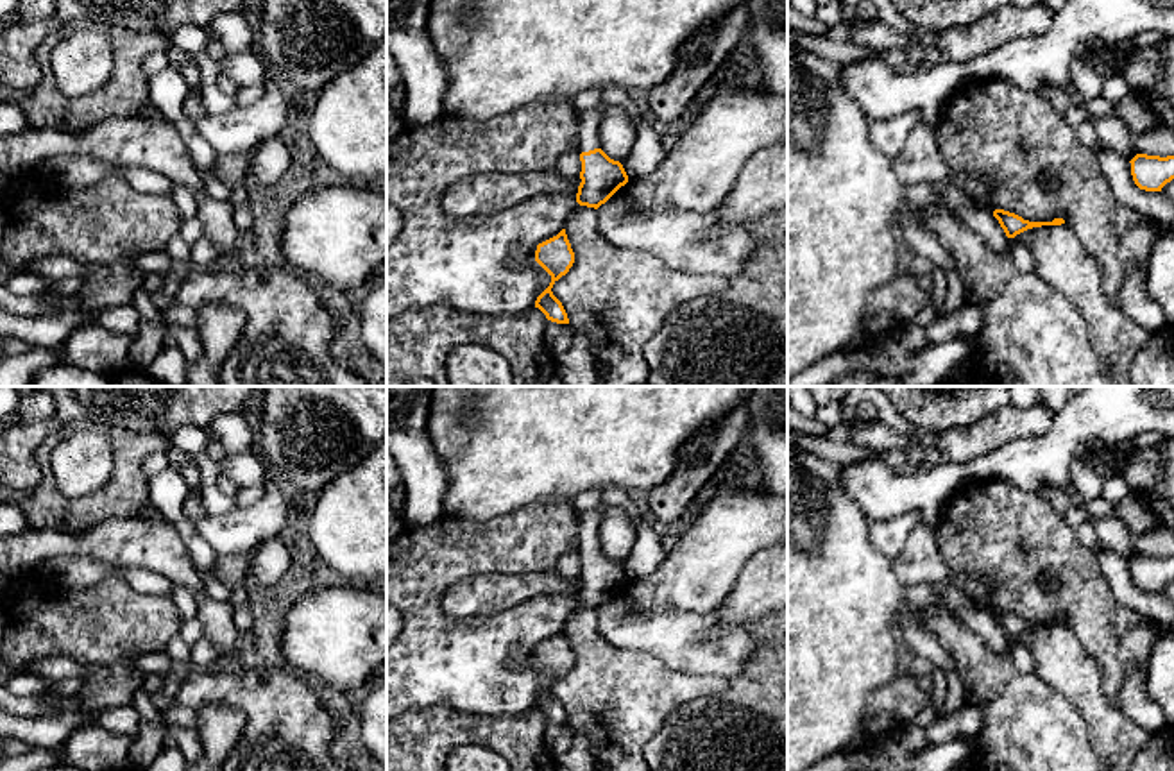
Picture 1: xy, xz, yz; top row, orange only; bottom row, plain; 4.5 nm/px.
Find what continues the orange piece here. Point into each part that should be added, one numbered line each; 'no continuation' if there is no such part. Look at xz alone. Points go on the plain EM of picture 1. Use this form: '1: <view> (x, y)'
1: xz (589, 521)

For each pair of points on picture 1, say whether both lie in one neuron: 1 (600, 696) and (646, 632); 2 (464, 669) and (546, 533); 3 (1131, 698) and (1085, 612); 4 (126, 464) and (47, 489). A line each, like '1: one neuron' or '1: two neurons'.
1: two neurons
2: one neuron
3: two neurons
4: one neuron

